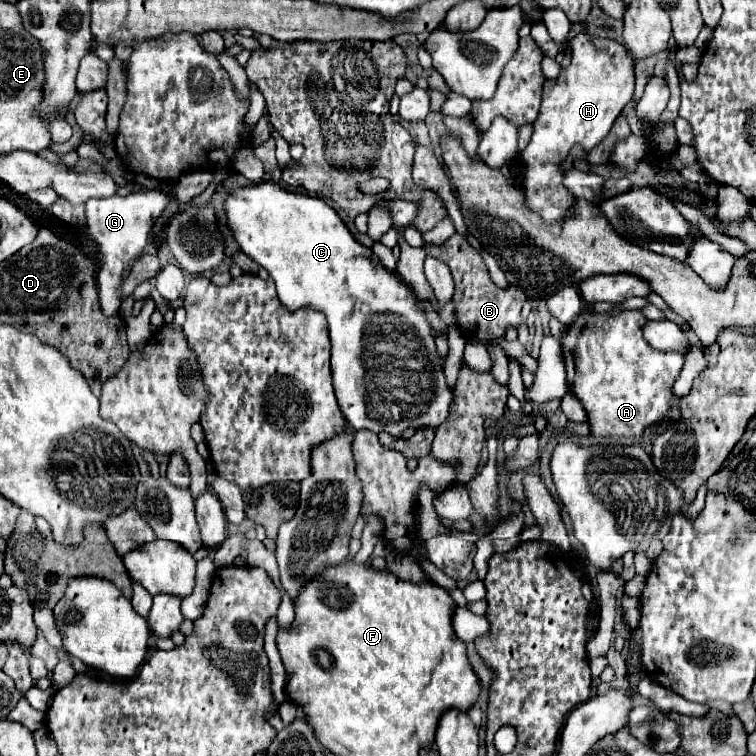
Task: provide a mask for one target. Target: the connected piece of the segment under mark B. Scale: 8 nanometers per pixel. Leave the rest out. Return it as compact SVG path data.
M456 233L442 245L424 245L424 251L426 251L426 255L436 257L442 263L446 263L452 271L454 285L456 285L454 297L452 297L454 315L456 315L456 323L468 343L492 343L492 341L504 339L510 325L520 329L520 325L522 325L520 311L526 301L524 291L520 291L516 285L508 285L504 289L494 285L480 253L468 243L466 237Z

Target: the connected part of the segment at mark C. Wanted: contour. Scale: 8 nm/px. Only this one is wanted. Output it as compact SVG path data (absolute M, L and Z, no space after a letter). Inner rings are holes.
M264 181L262 185L254 185L254 187L240 187L240 189L230 189L230 195L224 203L226 207L226 215L228 215L228 225L234 233L234 239L238 241L240 249L250 255L256 263L260 263L260 267L264 267L270 277L274 279L276 283L276 289L278 289L278 297L280 297L280 303L286 305L288 311L298 311L298 309L314 309L314 311L320 311L324 317L326 317L326 323L328 323L328 335L330 335L330 343L332 343L332 381L334 381L334 391L336 391L336 399L338 399L338 405L348 421L348 425L352 429L370 429L374 433L388 433L392 437L400 437L400 433L404 429L420 429L420 427L432 427L432 429L438 429L450 415L450 407L452 407L452 401L454 401L454 389L448 387L448 381L446 381L446 375L444 375L444 363L442 359L438 357L438 349L434 345L434 331L428 323L428 315L426 315L426 309L424 309L424 301L418 299L416 291L412 289L410 283L406 283L398 271L388 271L380 261L378 257L372 253L372 249L360 245L352 233L348 231L348 227L344 225L344 221L340 219L340 215L328 207L322 199L318 197L310 197L310 195L300 195L300 193L290 193L286 189L282 189L280 185L274 185L274 183L268 183ZM358 247L366 249L366 255L362 255L358 251Z

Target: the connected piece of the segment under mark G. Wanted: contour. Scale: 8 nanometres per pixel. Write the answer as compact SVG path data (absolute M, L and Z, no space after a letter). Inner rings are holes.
M142 191L130 195L114 195L112 199L90 199L86 203L86 227L90 237L98 243L102 267L98 271L98 287L100 287L100 307L104 307L106 315L114 315L120 309L120 287L124 281L124 271L142 255L148 245L148 235L152 231L154 221L160 217L164 207L168 205L170 195L164 191Z

